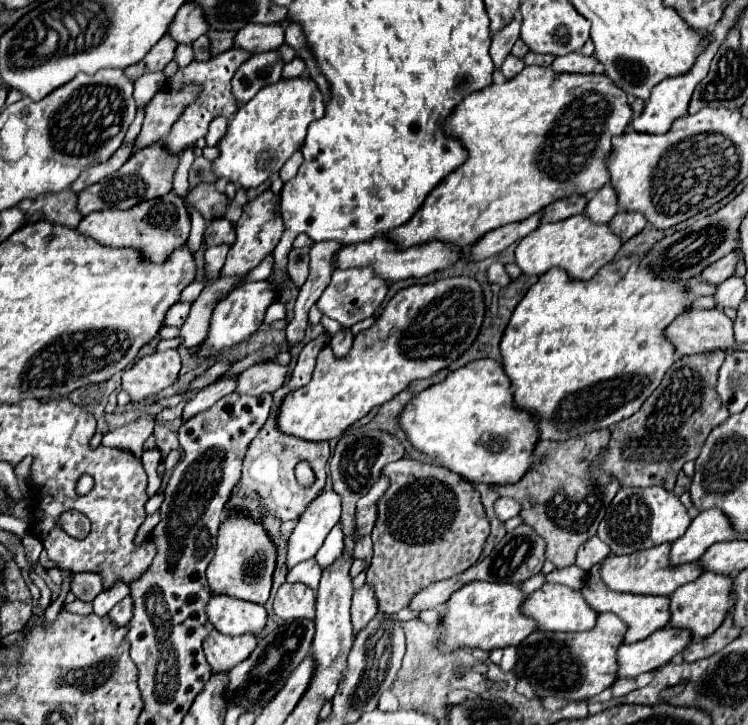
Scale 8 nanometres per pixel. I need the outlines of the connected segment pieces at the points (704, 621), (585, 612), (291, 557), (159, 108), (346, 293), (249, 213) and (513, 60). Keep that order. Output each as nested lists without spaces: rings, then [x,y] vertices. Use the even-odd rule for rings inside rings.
[[[702,572],[698,580],[688,582],[674,590],[670,596],[670,628],[686,628],[694,638],[706,638],[710,636],[724,620],[728,612],[728,592],[732,592],[732,580],[722,574],[712,574],[712,572]]]
[[[544,584],[540,590],[532,592],[524,604],[522,604],[522,614],[532,618],[538,626],[538,630],[550,630],[550,632],[578,632],[578,630],[588,630],[596,624],[596,612],[584,604],[584,598],[580,592],[566,588],[562,584]]]
[[[322,492],[298,520],[290,540],[288,540],[288,554],[286,566],[288,570],[296,564],[312,558],[332,526],[340,520],[340,496],[336,492]]]
[[[162,88],[146,106],[144,124],[136,138],[132,154],[138,152],[140,148],[160,142],[170,132],[172,124],[176,122],[180,112],[186,108],[188,100],[192,100],[192,92],[168,92],[166,88]]]
[[[336,268],[332,272],[330,284],[322,292],[322,296],[318,298],[316,306],[324,316],[340,322],[340,326],[344,326],[344,328],[350,328],[356,322],[374,316],[376,308],[386,298],[386,292],[388,292],[386,280],[380,280],[370,268],[360,268],[360,270],[358,268],[348,268],[348,270],[338,270]]]
[[[270,190],[262,192],[258,198],[248,202],[242,208],[242,216],[236,226],[236,242],[230,246],[226,264],[220,272],[220,276],[246,276],[252,268],[256,268],[270,252],[276,248],[282,236],[282,218],[280,218],[280,198],[274,196]]]
[[[508,56],[506,60],[504,60],[504,64],[502,64],[502,74],[506,76],[506,78],[514,78],[518,72],[522,72],[524,70],[524,62],[520,60],[520,58],[516,58],[516,56]]]

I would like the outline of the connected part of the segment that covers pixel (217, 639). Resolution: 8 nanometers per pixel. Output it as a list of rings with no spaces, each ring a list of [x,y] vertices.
[[[212,632],[204,640],[206,660],[212,666],[214,674],[230,672],[234,666],[244,662],[256,648],[258,640],[254,636],[226,636],[220,632]]]

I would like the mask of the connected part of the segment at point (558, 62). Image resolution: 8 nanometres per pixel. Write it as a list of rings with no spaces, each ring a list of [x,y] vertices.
[[[570,52],[566,56],[556,56],[552,62],[552,70],[554,72],[576,72],[576,74],[586,74],[592,72],[596,66],[596,58],[592,56],[582,56],[580,52]]]

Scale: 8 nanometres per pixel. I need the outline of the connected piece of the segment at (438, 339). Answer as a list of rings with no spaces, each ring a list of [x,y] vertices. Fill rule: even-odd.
[[[470,276],[436,280],[432,284],[412,284],[398,290],[376,322],[368,330],[358,332],[352,352],[346,358],[334,358],[330,346],[318,354],[312,380],[284,396],[276,414],[278,430],[310,442],[338,438],[350,424],[394,398],[412,380],[428,378],[446,368],[452,362],[452,348],[454,360],[466,352],[482,320],[482,288]]]

